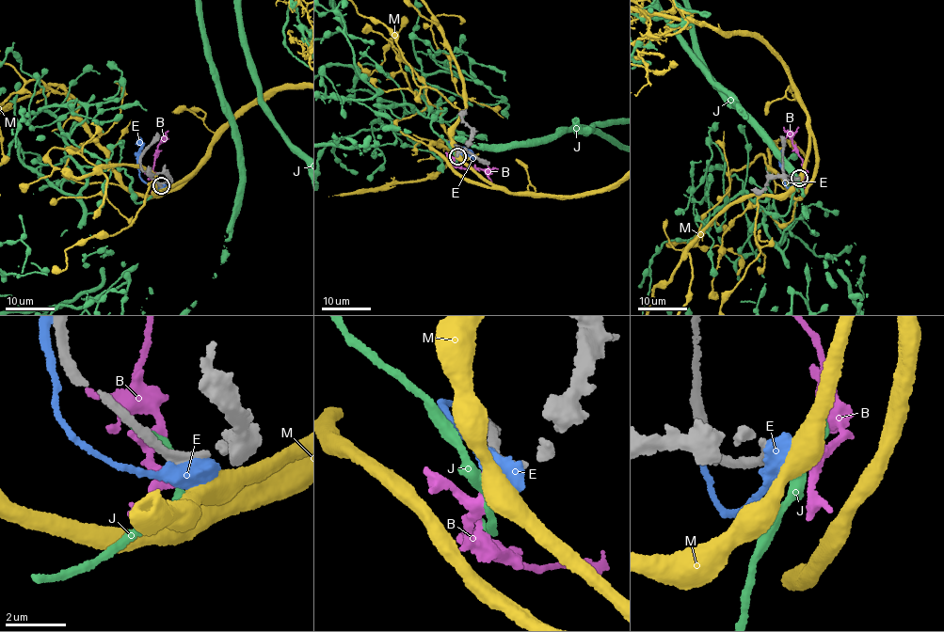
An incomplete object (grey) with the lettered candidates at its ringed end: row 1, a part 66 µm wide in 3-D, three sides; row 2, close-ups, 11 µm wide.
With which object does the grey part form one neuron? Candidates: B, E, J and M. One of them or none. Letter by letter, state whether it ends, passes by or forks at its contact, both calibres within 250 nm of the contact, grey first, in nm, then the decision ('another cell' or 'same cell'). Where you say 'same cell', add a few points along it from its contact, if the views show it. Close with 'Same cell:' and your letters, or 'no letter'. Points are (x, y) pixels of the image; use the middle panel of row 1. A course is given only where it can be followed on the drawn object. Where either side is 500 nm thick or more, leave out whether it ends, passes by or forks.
B: it passes by; calibres 360 and 240 nm; another cell
E: calibres 420 and 850 nm; another cell
J: it passes by; calibres 460 and 240 nm; another cell
M: it passes by; calibres 360 and 480 nm; another cell
Same cell: no letter

